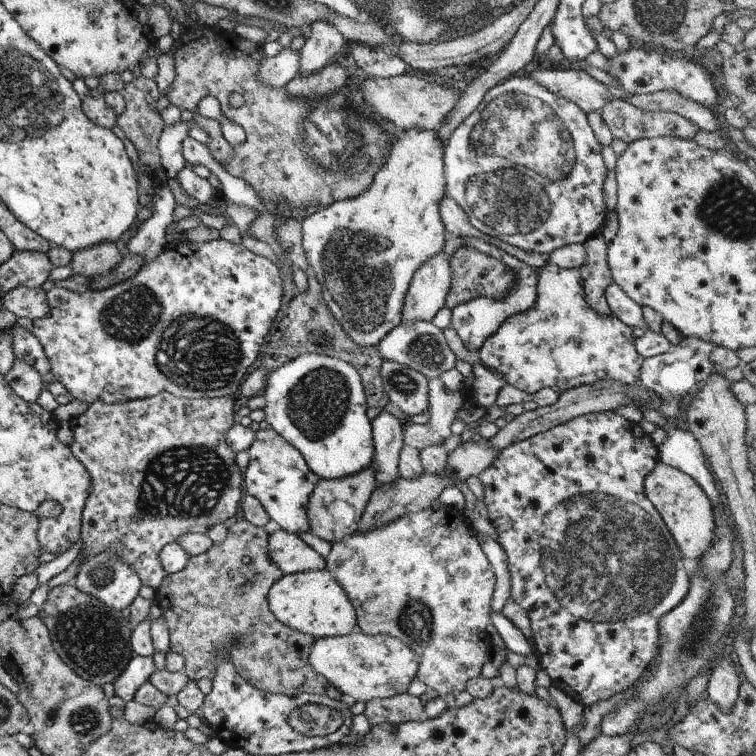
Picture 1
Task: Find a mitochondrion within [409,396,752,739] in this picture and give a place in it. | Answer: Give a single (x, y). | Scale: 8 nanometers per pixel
(610, 558)

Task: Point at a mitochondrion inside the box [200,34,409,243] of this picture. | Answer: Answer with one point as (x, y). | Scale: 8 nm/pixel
(329, 147)

